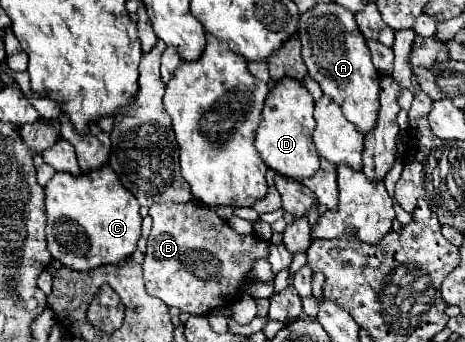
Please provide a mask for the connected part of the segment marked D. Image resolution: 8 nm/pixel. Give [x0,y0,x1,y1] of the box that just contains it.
[254,80,320,180]

